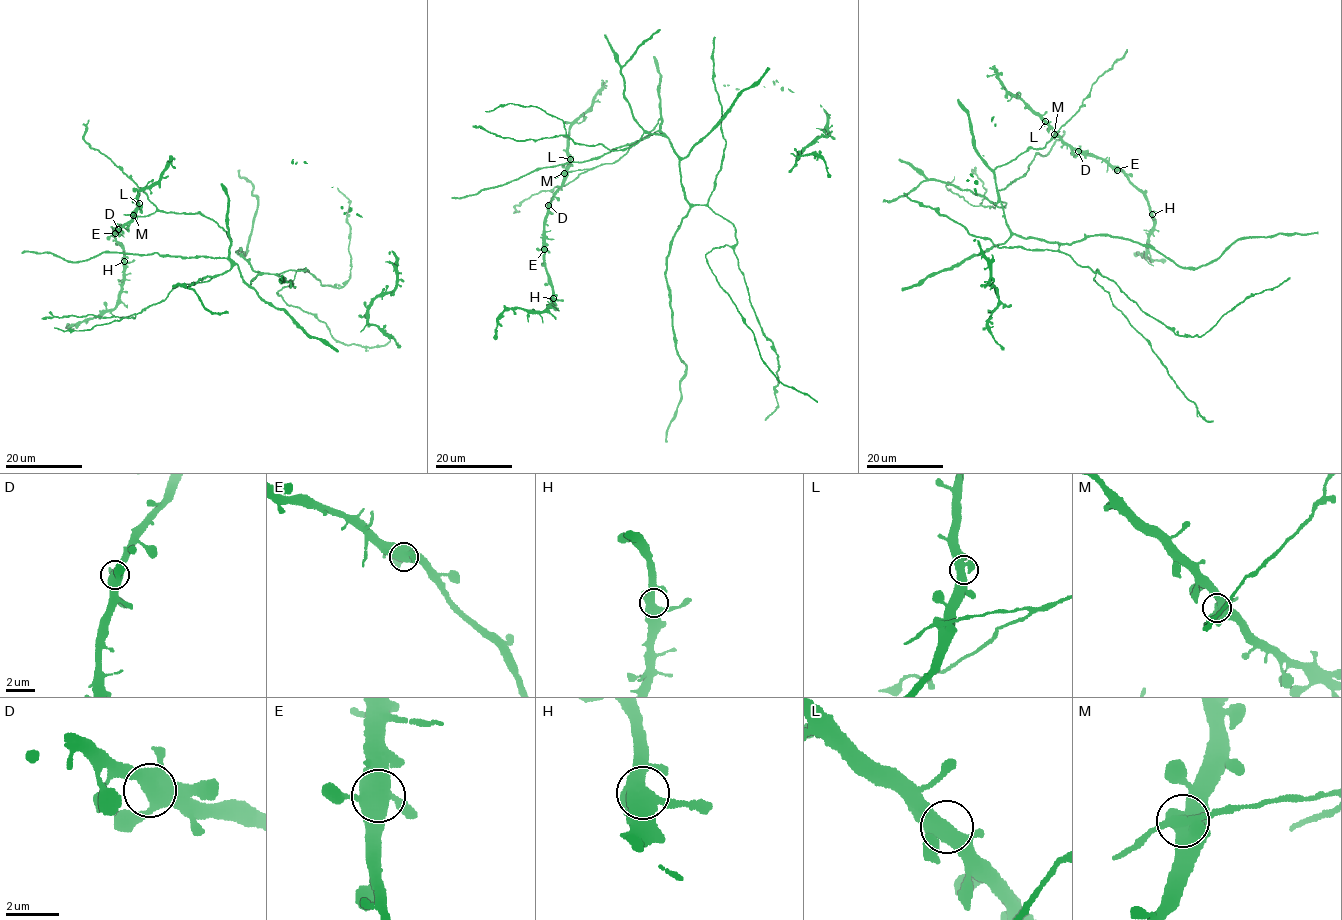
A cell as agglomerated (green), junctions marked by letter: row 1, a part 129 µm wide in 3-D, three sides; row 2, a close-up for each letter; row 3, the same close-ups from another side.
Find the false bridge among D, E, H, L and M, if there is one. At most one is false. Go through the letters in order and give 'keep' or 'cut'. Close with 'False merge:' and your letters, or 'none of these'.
D: keep
E: keep
H: keep
L: keep
M: keep
False merge: none of these

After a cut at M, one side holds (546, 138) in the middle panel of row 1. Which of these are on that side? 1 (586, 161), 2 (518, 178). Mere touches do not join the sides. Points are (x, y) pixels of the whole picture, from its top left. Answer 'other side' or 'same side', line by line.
1: same side
2: same side

